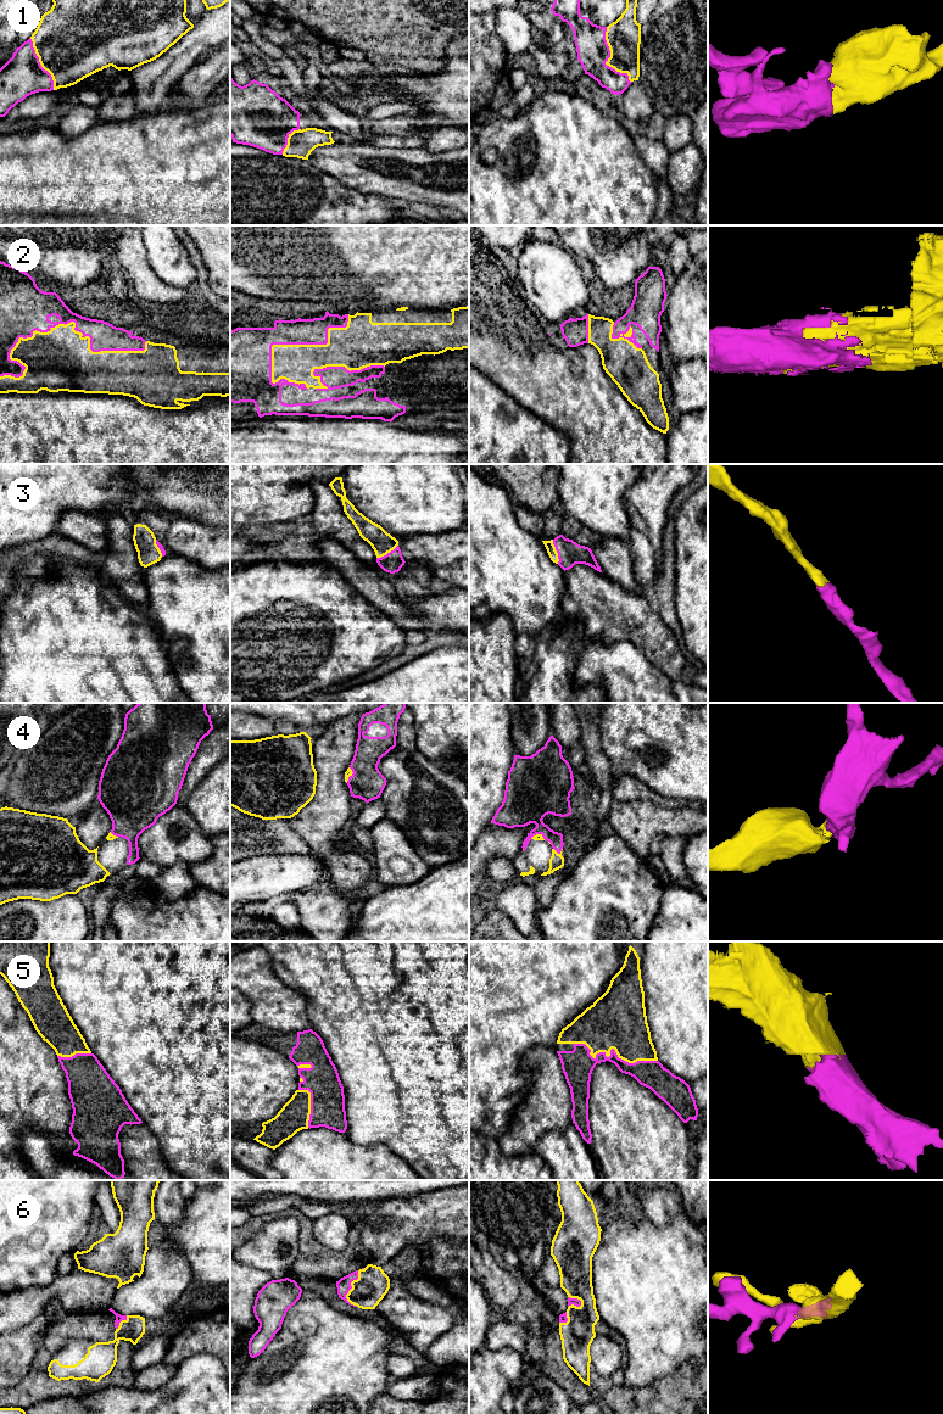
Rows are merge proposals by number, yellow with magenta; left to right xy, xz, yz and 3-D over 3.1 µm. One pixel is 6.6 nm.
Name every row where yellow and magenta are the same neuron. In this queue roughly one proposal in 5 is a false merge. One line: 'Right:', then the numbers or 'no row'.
Right: 1, 2, 3, 4, 5, 6

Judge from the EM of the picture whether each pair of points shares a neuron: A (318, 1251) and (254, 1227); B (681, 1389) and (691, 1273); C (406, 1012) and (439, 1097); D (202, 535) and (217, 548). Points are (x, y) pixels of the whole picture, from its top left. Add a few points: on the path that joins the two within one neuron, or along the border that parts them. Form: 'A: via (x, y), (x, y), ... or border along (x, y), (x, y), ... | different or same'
A: via (306, 1231), (305, 1223), (295, 1213), (273, 1216) | same
B: border along (695, 1361), (682, 1363), (673, 1373), (659, 1379) | different
C: via (427, 1033), (439, 1045), (439, 1077) | same
D: via (206, 538), (213, 546) | same

